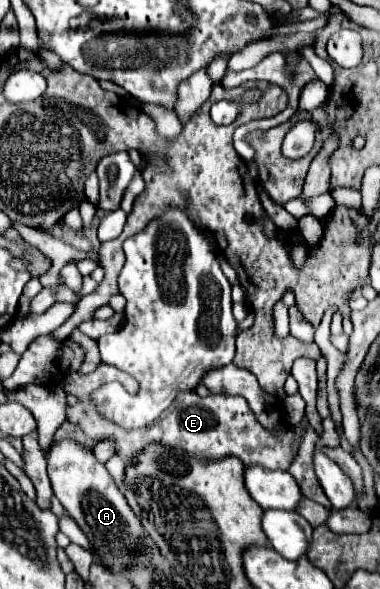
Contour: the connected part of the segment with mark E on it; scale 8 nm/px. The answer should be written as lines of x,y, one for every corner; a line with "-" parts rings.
104,362
98,364
98,368
90,374
78,374
78,372
66,374
64,390
78,396
78,404
66,408
66,420
80,426
82,432
94,442
114,440
116,454
126,462
132,462
132,458
142,450
146,450
146,446
150,444
160,444
164,448
178,448
198,460
220,460
226,456
236,456
246,466
264,466
268,470
288,470
290,462
296,458
292,450
294,426
288,426
286,430
282,430
282,434
274,434
274,430
262,428
262,424
254,418
252,410
248,408
248,402
240,396
210,394
206,398
200,398
196,392
178,394
174,406
170,406
170,410
150,428
142,428
134,432
120,430
118,426
98,418
96,414
92,416
92,408
88,404
90,394
106,382
120,382
128,392
136,392
136,382
134,378
130,378
130,374
122,374
122,370
114,370
114,366
106,366

